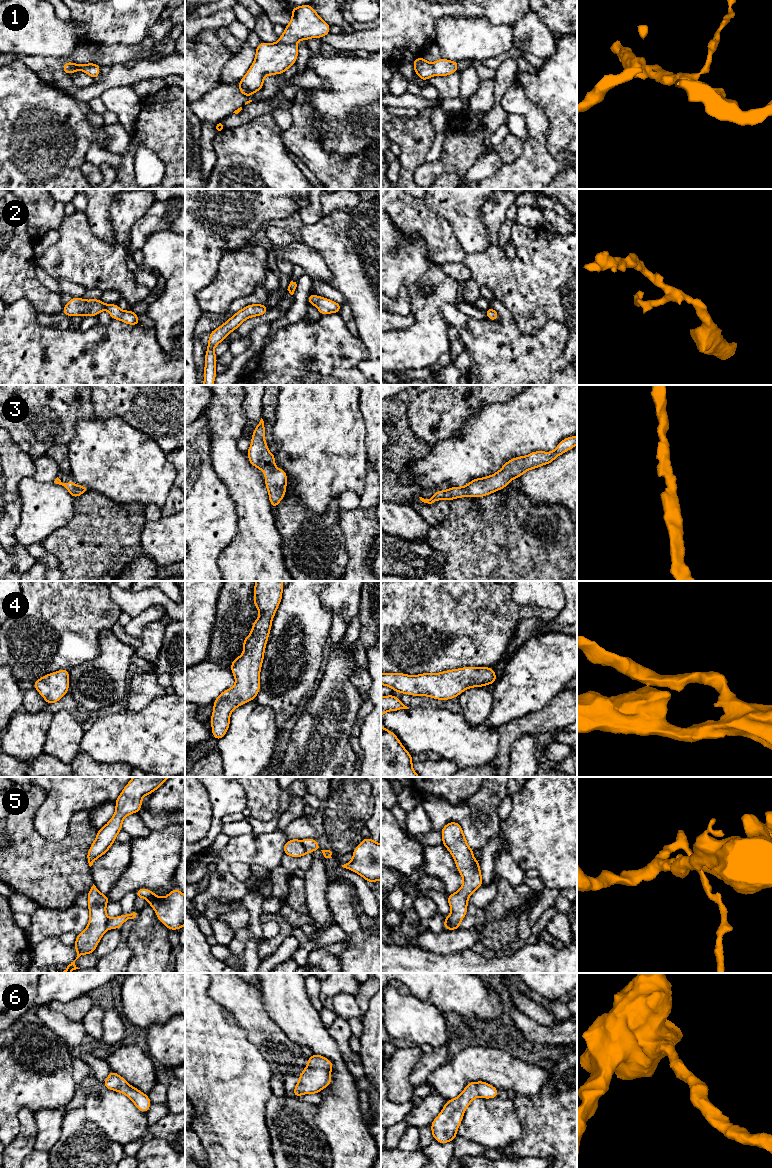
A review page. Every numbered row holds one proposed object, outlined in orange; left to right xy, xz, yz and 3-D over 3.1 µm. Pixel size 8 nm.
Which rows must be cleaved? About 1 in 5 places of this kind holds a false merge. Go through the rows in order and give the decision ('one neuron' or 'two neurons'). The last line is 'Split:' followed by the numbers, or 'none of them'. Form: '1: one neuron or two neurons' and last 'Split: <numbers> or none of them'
1: one neuron
2: one neuron
3: one neuron
4: one neuron
5: two neurons
6: one neuron
Split: 5

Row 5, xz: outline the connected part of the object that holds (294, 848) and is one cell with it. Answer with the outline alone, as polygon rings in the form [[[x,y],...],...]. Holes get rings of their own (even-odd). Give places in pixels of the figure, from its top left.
[[[298,839],[288,840],[284,844],[283,851],[284,854],[296,858],[302,857],[305,854],[307,854],[307,851],[303,845],[302,840],[298,840]]]

